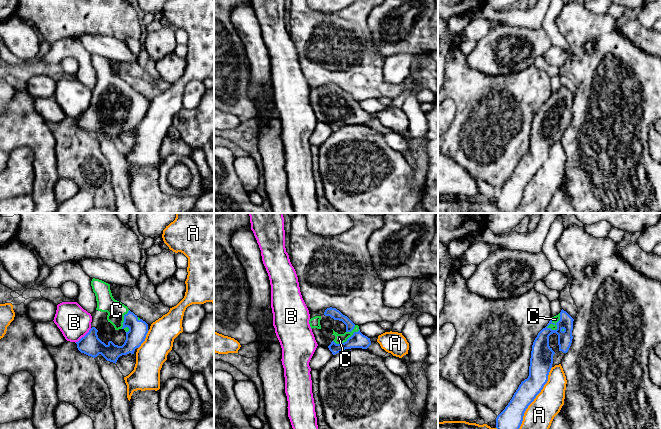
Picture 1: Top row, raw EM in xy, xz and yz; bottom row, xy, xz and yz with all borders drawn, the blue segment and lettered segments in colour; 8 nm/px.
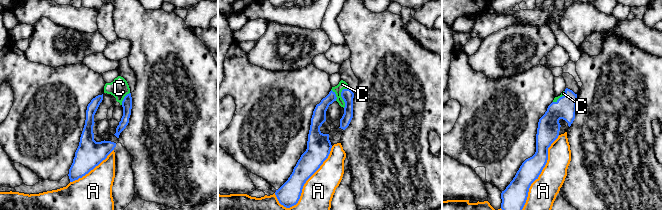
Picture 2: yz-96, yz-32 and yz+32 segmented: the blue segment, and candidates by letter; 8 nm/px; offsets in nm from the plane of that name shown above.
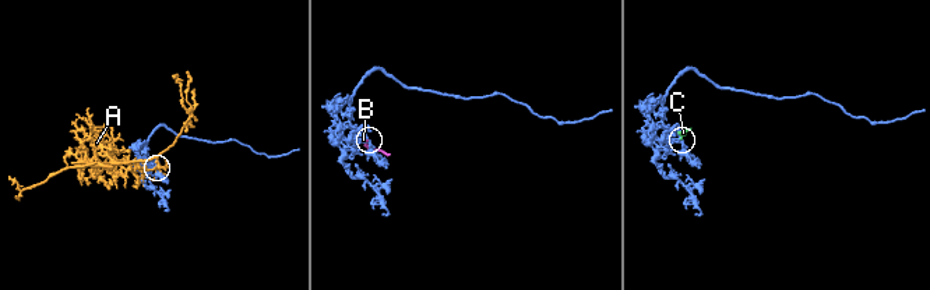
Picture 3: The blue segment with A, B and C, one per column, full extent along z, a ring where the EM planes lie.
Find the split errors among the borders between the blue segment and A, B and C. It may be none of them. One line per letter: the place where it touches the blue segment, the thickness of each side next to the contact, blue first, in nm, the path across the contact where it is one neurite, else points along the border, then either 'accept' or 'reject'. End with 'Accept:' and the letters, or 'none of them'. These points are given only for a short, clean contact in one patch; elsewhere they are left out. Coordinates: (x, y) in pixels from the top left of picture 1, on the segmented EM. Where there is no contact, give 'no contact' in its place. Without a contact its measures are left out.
A: meets blue in yz at (535, 397); 180 nm thick on the blue side, 220 nm on the other; reject
B: meets blue in xy at (84, 336); 170 nm thick on the blue side, 260 nm on the other; reject
C: meets blue in yz at (554, 323); 160 nm thick on the blue side, 60 nm on the other; runs through yz (541, 351), (543, 335), (554, 323), (555, 319); accept
Accept: C

